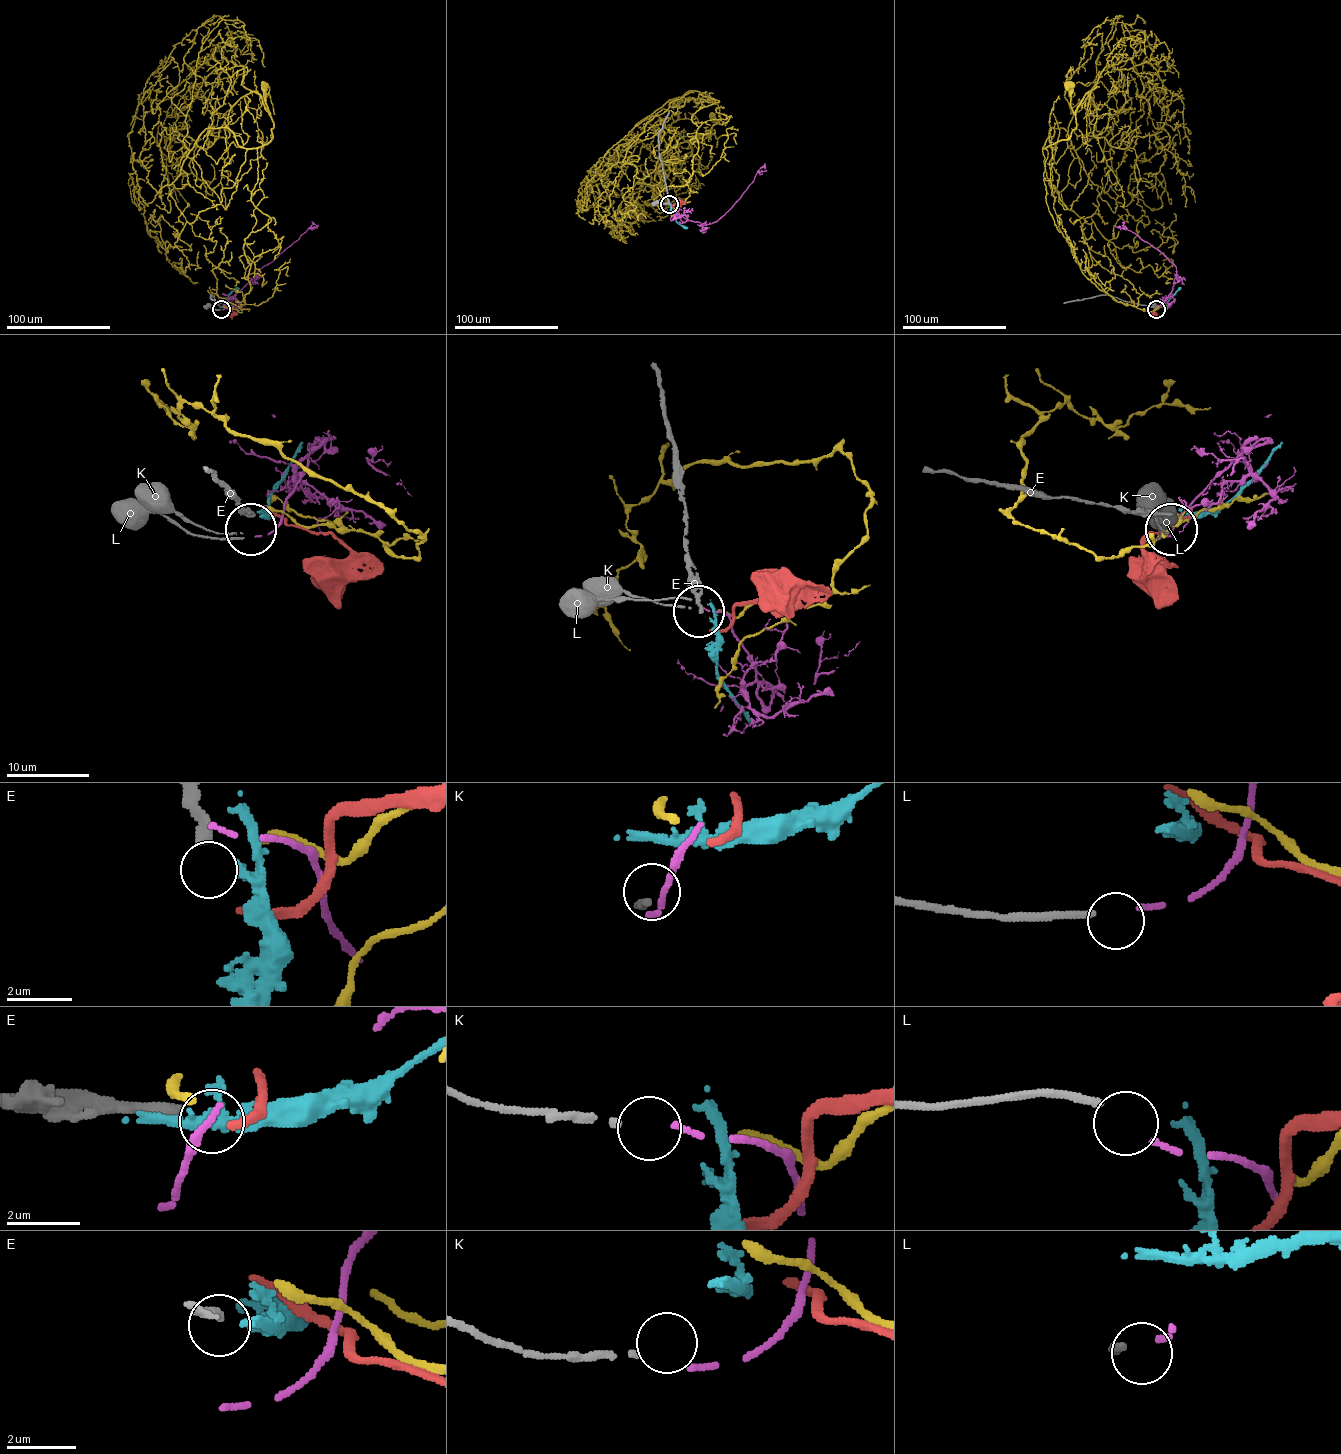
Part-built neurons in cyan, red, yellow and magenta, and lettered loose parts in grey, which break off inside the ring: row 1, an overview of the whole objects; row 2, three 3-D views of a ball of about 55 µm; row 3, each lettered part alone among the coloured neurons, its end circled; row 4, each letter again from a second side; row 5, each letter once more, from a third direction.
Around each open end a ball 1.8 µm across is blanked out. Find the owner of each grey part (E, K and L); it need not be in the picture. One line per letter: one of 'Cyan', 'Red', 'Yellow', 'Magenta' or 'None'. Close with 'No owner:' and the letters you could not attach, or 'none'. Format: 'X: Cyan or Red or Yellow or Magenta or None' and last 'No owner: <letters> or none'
E: None
K: None
L: None
No owner: E, K, L

